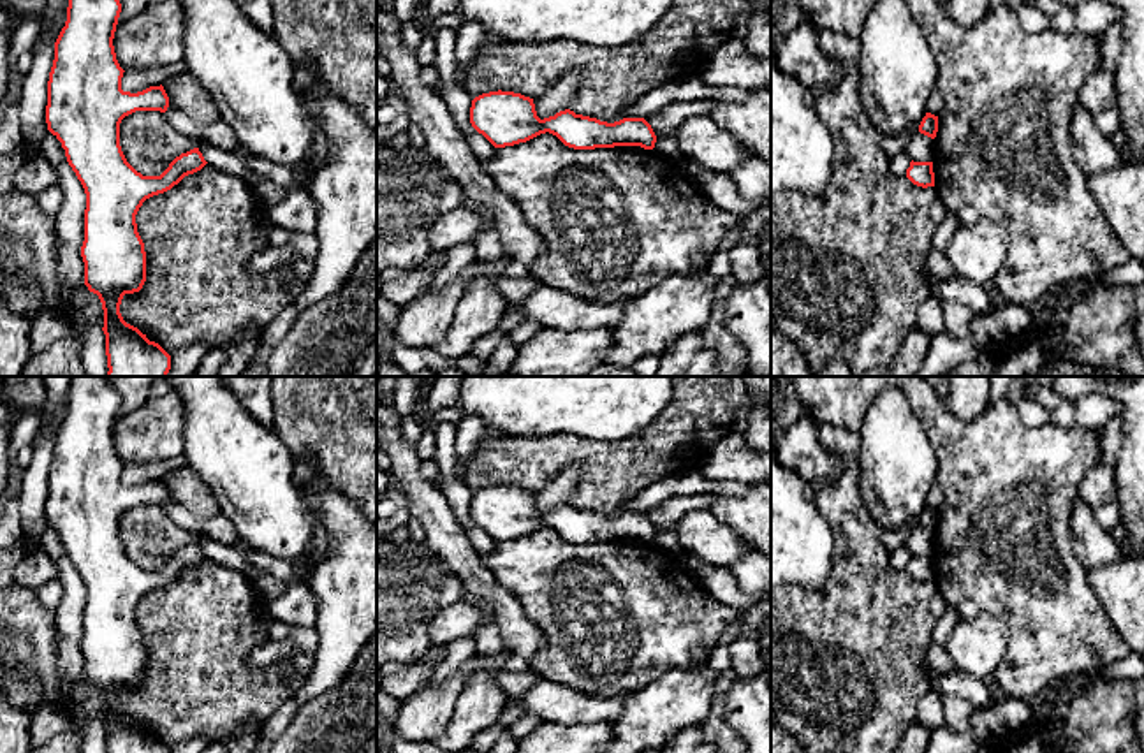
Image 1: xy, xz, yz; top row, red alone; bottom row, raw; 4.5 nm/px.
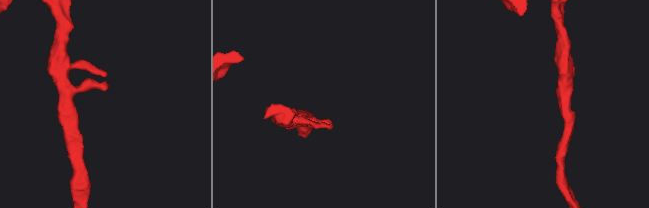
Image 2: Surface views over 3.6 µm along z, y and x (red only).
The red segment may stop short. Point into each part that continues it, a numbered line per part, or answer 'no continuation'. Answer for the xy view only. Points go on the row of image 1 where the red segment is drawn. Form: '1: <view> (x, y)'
no continuation

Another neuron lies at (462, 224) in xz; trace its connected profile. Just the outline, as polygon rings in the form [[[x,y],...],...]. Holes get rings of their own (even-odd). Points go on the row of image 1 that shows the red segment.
[[[465,202],[435,220],[429,227],[429,246],[433,252],[444,253],[459,243],[472,243],[486,223],[486,213]]]

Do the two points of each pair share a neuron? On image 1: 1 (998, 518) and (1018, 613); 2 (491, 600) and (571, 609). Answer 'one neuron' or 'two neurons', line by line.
1: one neuron
2: two neurons

